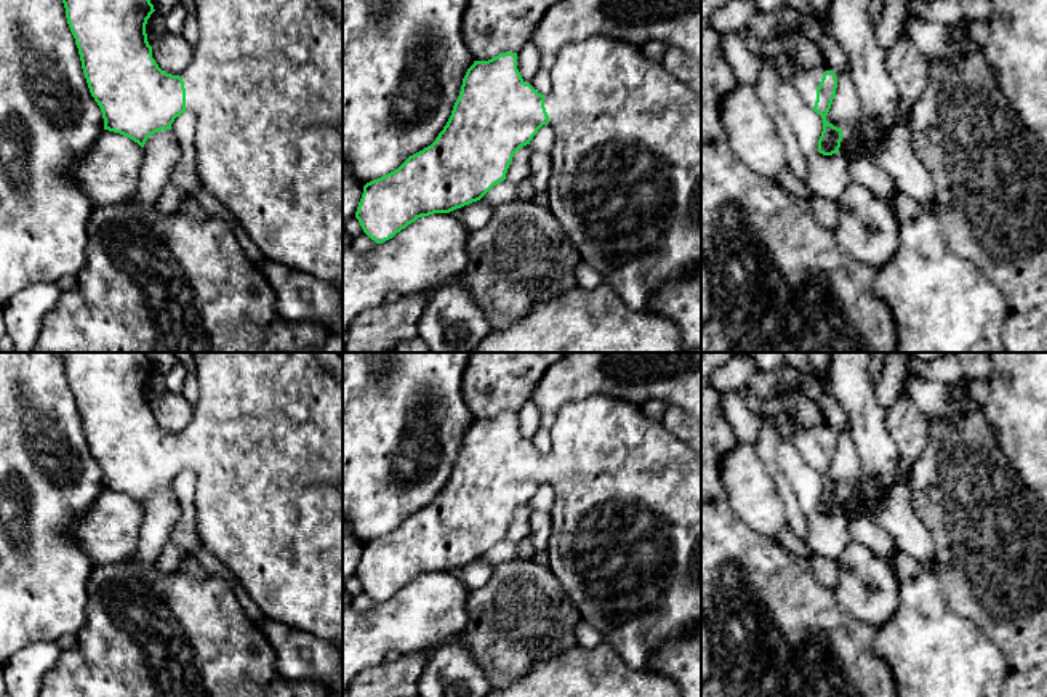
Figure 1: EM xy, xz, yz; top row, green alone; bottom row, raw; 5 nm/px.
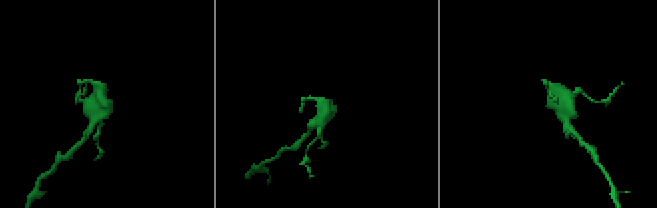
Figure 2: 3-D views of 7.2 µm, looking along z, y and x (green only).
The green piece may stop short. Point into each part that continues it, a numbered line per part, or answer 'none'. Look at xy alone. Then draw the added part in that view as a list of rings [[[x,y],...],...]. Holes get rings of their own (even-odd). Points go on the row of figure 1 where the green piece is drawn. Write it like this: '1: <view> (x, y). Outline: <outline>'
1: xy (264, 84). Outline: [[[194,0],[194,5],[197,8],[200,37],[194,48],[191,64],[179,77],[186,88],[186,111],[197,119],[197,175],[200,183],[234,215],[266,260],[306,272],[343,292],[343,22],[336,21],[319,0]]]

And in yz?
1: yz (806, 82). Outline: [[[786,29],[781,35],[780,35],[780,42],[781,42],[781,53],[789,59],[791,66],[792,66],[792,85],[796,88],[796,91],[799,93],[802,104],[805,106],[805,109],[813,111],[815,101],[816,101],[816,88],[823,79],[823,74],[826,71],[831,71],[826,64],[818,66],[818,67],[812,67],[807,71],[799,71],[794,62],[792,62],[792,54],[788,50],[788,40],[794,35],[796,32]]]

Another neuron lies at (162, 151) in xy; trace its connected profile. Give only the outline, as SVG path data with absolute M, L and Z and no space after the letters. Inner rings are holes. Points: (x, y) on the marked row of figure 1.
M162 130L150 135L142 149L139 186L131 202L149 205L157 202L170 181L171 171L181 157L181 147L173 130Z

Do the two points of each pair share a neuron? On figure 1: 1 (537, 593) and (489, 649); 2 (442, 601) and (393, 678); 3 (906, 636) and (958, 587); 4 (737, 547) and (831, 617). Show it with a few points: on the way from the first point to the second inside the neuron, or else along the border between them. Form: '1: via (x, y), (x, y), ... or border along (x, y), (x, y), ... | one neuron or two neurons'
1: via (522, 608), (522, 614), (503, 635) | one neuron
2: border along (417, 651), (401, 656) | two neurons
3: border along (932, 563), (945, 601), (974, 622) | two neurons
4: via (761, 571), (807, 617) | one neuron

